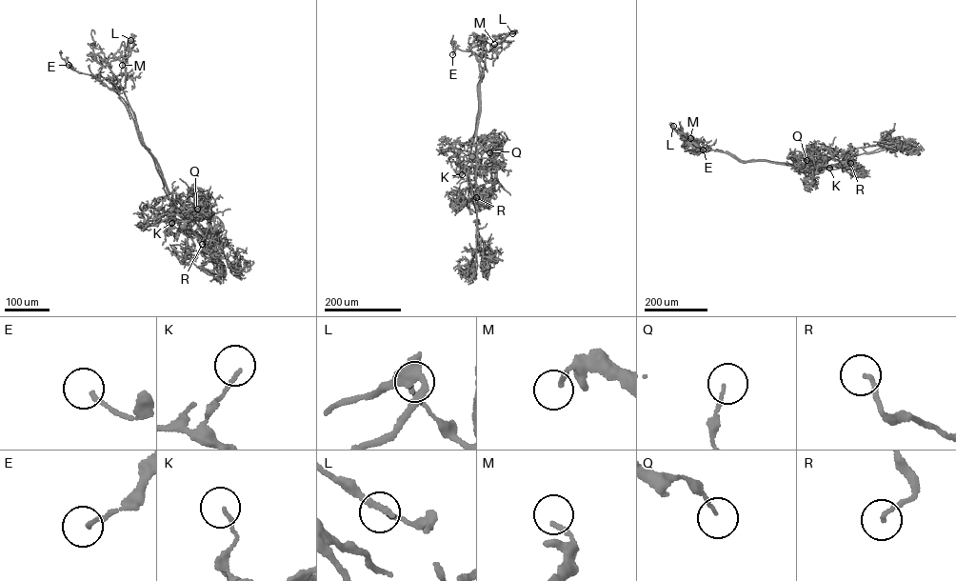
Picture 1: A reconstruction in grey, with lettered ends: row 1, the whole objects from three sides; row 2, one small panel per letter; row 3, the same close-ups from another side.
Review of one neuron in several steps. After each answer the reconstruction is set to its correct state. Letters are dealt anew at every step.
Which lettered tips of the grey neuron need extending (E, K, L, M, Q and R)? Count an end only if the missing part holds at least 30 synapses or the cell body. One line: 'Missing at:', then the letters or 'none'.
Missing at: none

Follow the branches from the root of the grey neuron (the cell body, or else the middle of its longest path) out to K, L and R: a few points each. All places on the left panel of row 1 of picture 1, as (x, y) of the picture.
K: (183, 227), (186, 221), (169, 223), (172, 210), (171, 223)
L: (183, 227), (186, 221), (169, 223), (171, 213), (174, 217), (166, 185), (117, 78), (126, 72), (130, 40)
R: (183, 227), (189, 219), (191, 230), (194, 231), (197, 229), (204, 235), (202, 244)

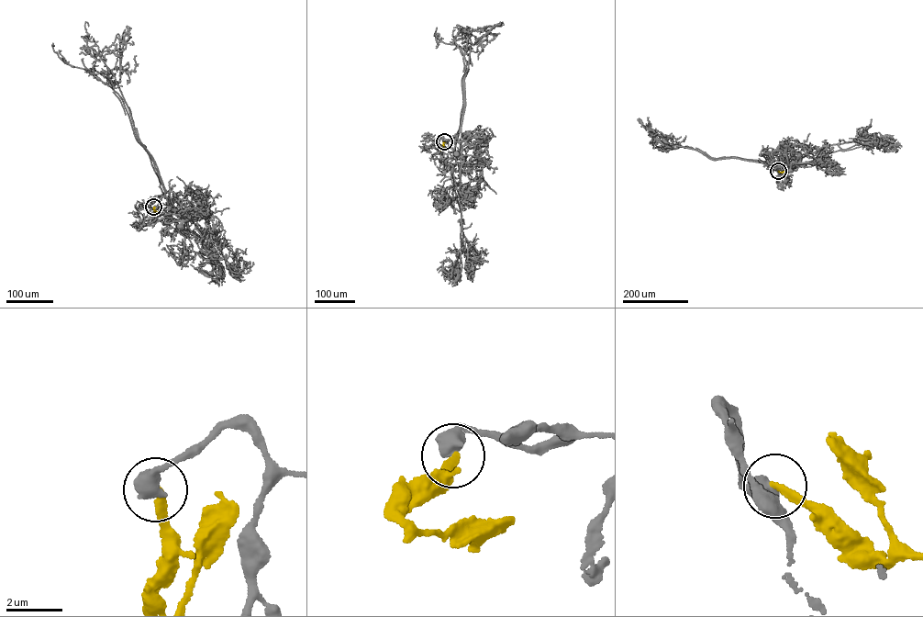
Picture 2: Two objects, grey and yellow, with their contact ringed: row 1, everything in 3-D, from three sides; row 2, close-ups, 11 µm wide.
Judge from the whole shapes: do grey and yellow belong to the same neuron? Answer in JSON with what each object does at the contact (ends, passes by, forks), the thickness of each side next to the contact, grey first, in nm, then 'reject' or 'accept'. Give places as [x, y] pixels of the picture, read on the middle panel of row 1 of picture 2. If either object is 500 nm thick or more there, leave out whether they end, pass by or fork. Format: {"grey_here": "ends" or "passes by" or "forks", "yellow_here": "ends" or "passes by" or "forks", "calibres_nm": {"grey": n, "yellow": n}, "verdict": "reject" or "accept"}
{"calibres_nm": {"grey": 650, "yellow": 260}, "verdict": "reject"}

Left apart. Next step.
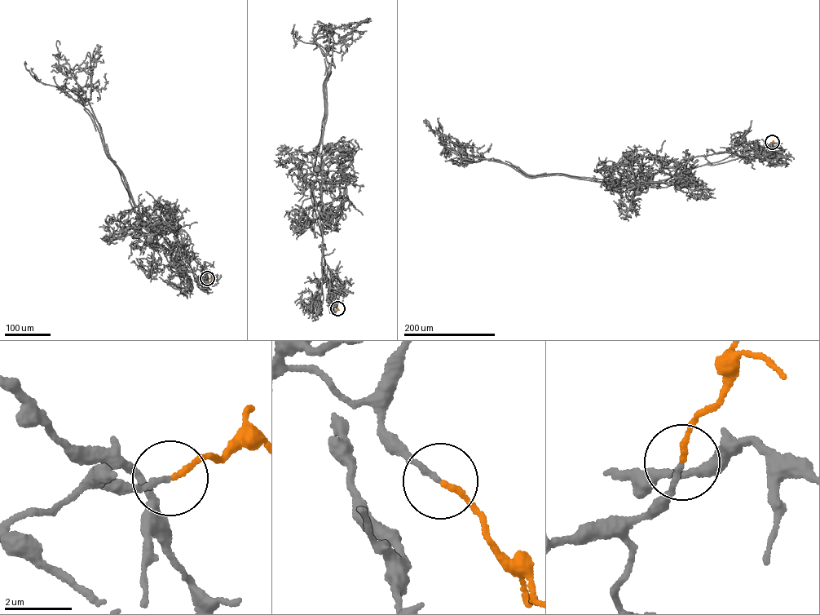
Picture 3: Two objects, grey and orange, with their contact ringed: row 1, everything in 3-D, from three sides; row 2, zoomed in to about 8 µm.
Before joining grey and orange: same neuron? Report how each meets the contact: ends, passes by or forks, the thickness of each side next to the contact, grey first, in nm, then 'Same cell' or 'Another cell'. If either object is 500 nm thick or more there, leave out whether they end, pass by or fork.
At the ring grey ends. At the ring orange ends. Thickness 160 nm (grey) against 140 nm. Same cell

